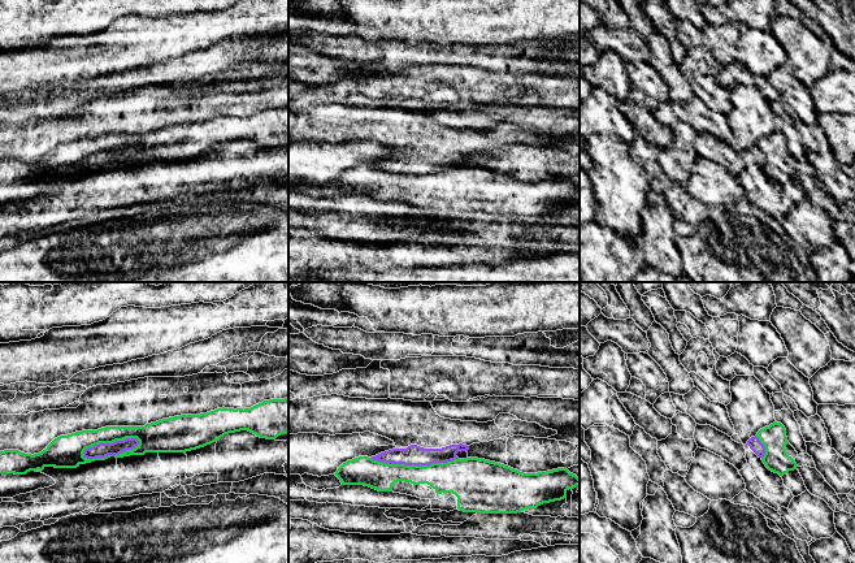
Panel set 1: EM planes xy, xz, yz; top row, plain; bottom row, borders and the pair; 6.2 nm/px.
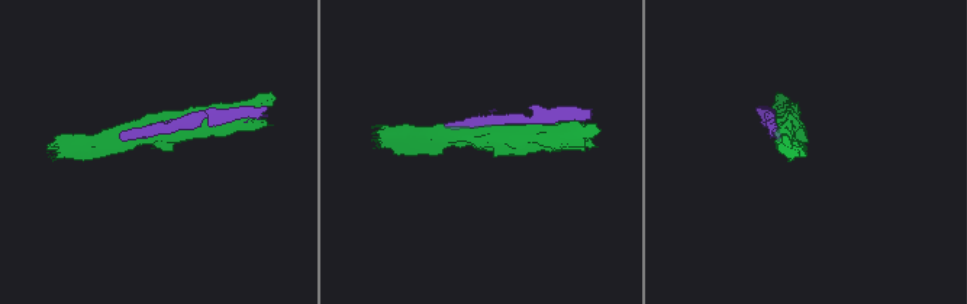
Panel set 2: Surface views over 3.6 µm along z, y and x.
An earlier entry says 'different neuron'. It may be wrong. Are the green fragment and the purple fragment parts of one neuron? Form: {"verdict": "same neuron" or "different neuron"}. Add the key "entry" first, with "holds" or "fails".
{"entry": "holds", "verdict": "different neuron"}

